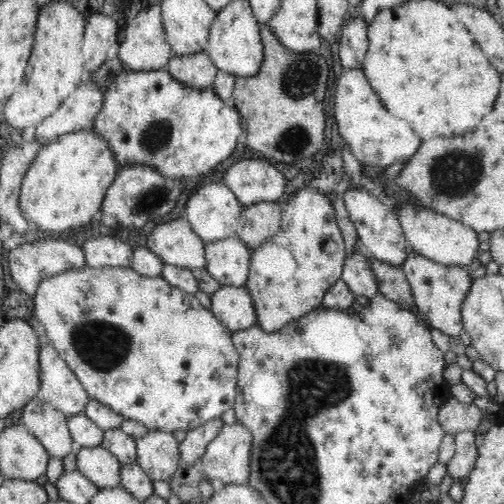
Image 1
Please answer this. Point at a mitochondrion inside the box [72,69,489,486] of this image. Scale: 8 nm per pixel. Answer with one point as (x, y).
(455, 174)

